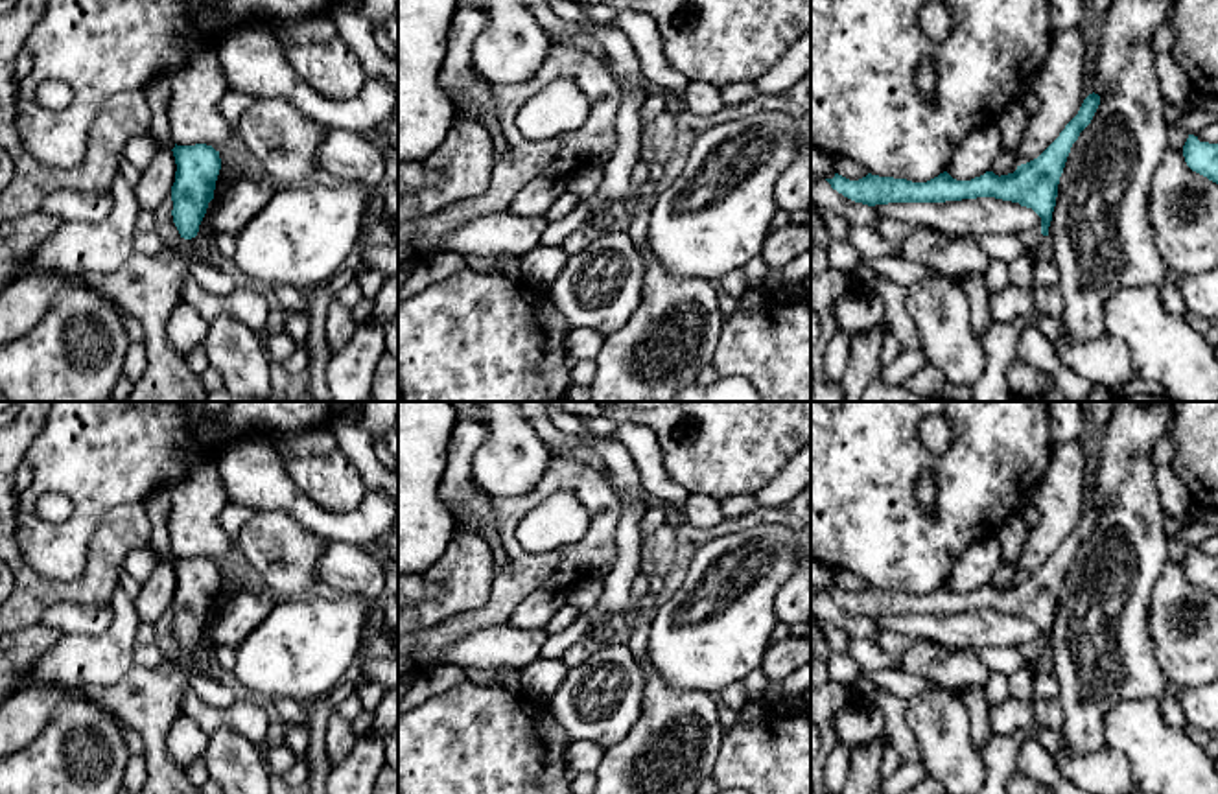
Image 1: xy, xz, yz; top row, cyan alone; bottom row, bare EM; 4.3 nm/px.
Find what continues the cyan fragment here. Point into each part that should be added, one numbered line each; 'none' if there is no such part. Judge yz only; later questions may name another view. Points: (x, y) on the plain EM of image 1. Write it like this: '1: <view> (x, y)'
none

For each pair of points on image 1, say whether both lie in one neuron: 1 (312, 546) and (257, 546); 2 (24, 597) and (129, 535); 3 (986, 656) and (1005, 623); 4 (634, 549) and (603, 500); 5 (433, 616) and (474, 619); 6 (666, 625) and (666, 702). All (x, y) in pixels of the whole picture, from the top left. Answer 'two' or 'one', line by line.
1: one
2: one
3: two
4: two
5: two
6: two

